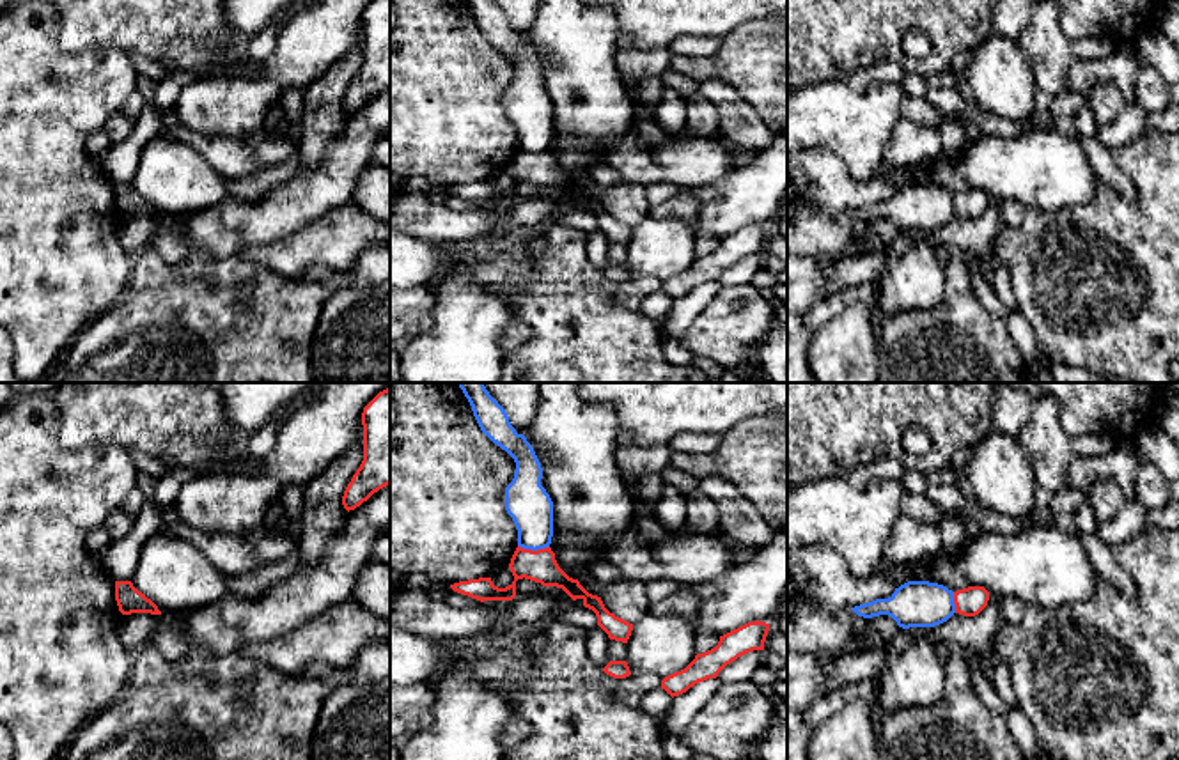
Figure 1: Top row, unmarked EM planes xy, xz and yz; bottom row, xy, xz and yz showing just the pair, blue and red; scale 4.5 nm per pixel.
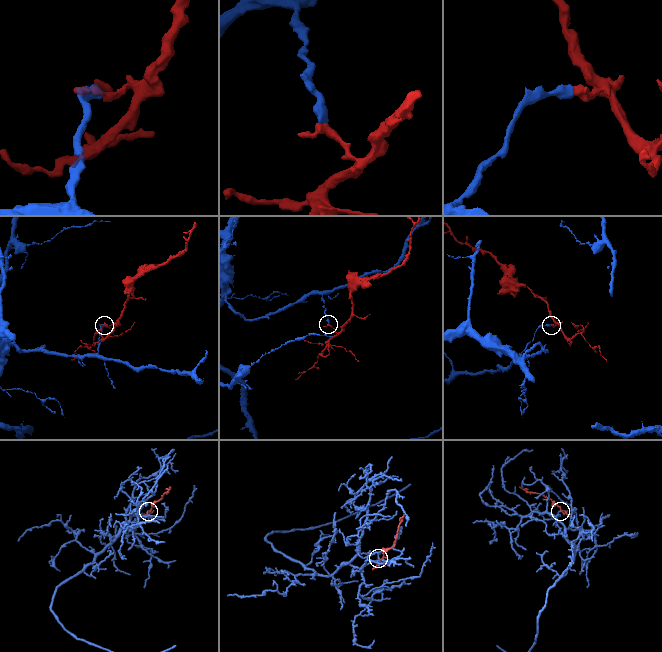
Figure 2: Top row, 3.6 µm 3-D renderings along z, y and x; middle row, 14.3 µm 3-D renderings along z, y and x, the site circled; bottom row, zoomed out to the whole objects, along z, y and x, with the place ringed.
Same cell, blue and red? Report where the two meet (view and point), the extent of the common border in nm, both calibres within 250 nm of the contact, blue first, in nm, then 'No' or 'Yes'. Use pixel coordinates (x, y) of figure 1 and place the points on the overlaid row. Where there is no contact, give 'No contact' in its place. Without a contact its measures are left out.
Touches blue at xz (534, 550). Shared border 140 nm. Thickness 200 nm (blue) against 150 nm. No

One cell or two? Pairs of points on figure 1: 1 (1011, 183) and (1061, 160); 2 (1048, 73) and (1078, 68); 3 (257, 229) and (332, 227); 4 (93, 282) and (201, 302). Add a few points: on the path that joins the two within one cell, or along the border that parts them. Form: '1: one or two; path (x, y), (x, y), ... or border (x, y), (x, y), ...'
1: one; path (1023, 170), (1048, 167)
2: two; border (1073, 57), (1068, 68), (1066, 87)
3: two; border (337, 206), (284, 236), (263, 243)
4: two; border (133, 257), (124, 293), (98, 317)

